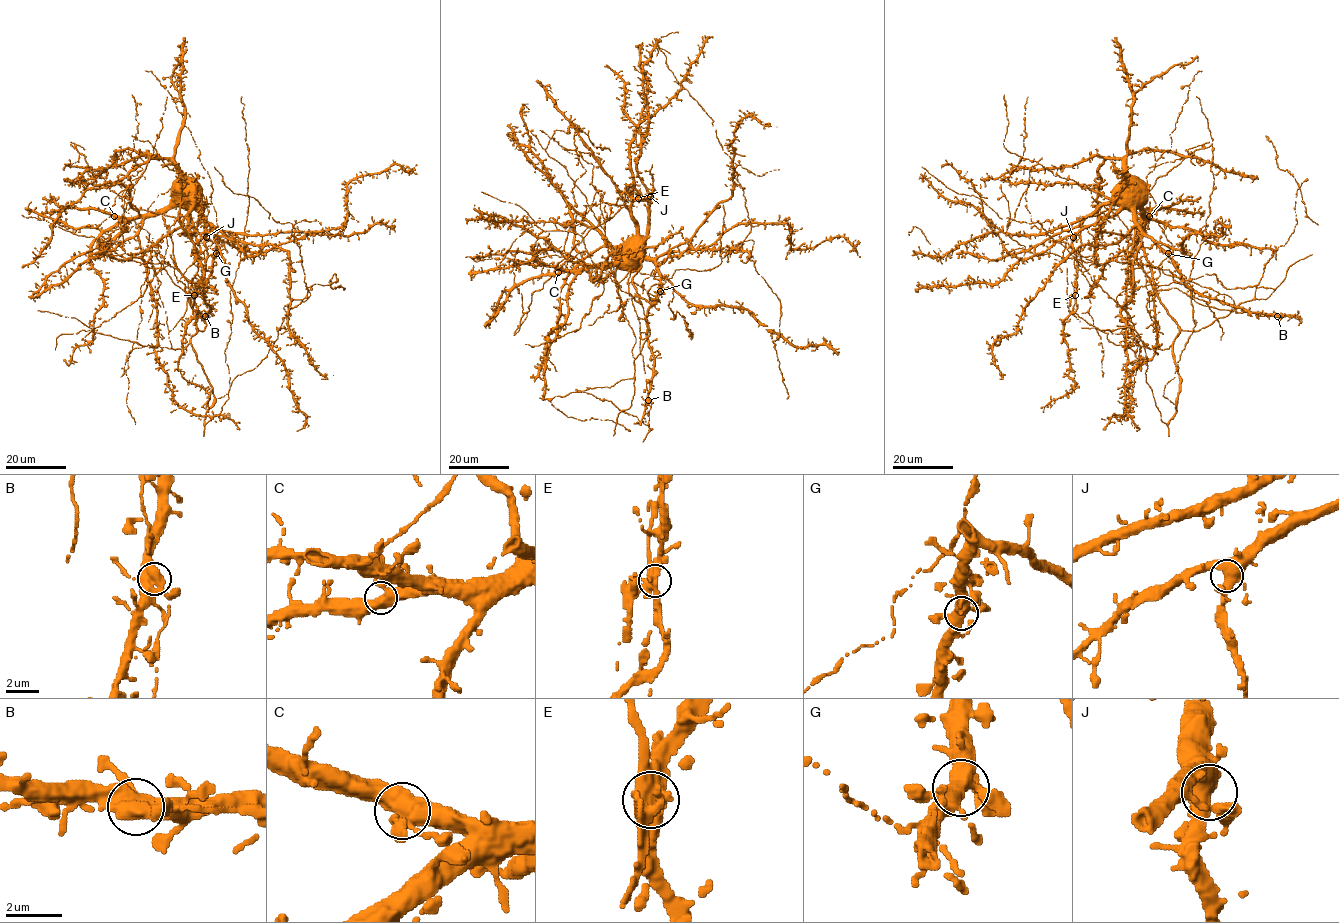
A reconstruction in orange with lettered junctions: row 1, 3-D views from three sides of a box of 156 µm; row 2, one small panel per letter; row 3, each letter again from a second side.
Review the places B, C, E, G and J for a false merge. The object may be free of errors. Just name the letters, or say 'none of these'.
E

